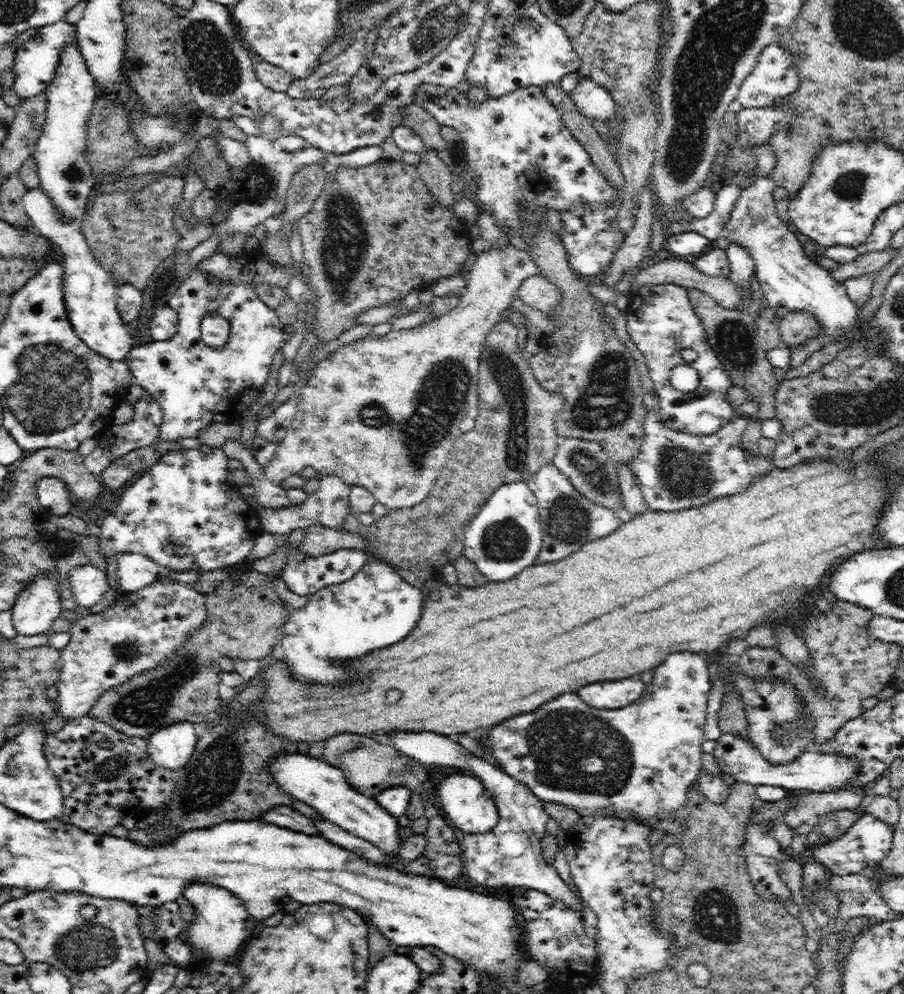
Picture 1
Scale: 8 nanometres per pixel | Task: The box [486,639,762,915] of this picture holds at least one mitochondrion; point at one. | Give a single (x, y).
(581, 752)

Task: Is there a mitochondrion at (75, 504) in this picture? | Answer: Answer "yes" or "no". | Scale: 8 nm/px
no

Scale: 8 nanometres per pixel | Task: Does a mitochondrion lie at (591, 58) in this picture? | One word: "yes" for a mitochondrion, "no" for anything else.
no

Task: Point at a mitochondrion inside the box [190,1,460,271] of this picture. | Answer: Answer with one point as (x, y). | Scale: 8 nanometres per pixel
(419, 47)

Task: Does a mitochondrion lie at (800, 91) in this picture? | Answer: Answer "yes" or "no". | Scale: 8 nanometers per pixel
no

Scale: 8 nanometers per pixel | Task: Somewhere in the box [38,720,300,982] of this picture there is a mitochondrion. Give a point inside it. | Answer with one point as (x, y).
(88, 947)

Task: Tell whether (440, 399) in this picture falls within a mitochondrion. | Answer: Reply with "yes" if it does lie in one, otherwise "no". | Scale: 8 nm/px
yes

